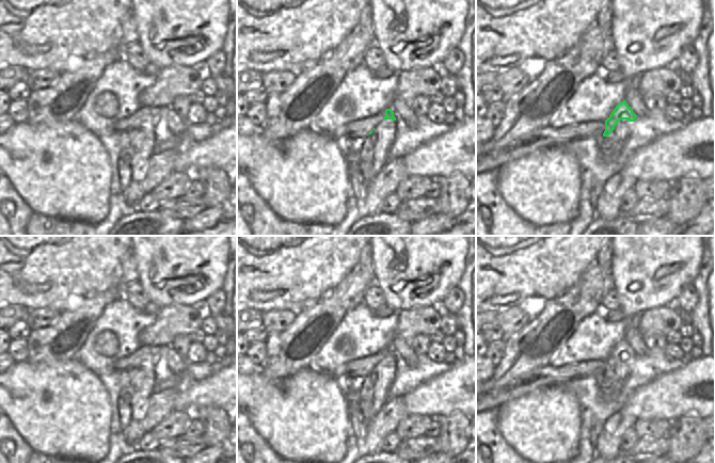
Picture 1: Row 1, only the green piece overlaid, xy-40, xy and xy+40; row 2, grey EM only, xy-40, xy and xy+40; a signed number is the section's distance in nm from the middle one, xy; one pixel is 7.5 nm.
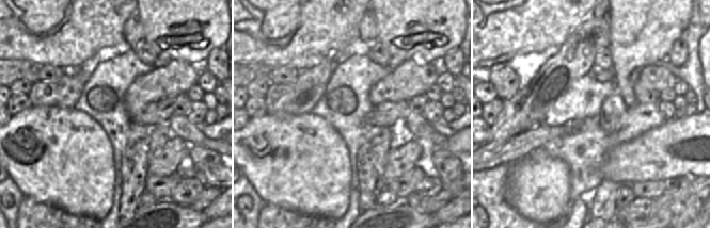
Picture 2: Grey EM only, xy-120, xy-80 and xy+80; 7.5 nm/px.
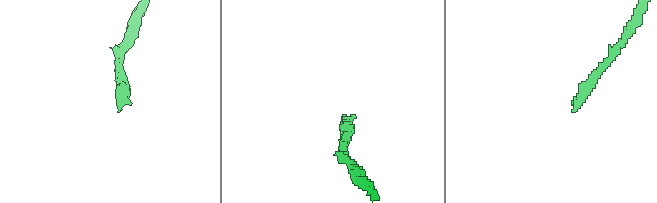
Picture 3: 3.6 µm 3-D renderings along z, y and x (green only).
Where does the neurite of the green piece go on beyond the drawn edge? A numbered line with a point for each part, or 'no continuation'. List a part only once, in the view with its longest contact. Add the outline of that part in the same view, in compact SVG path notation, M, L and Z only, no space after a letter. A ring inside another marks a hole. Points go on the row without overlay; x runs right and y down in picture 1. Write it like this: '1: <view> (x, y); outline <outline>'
1: xy+40 (610, 385); outline M621 358L608 376L595 376L595 379L606 399L615 397L624 385L633 370L635 361Z

